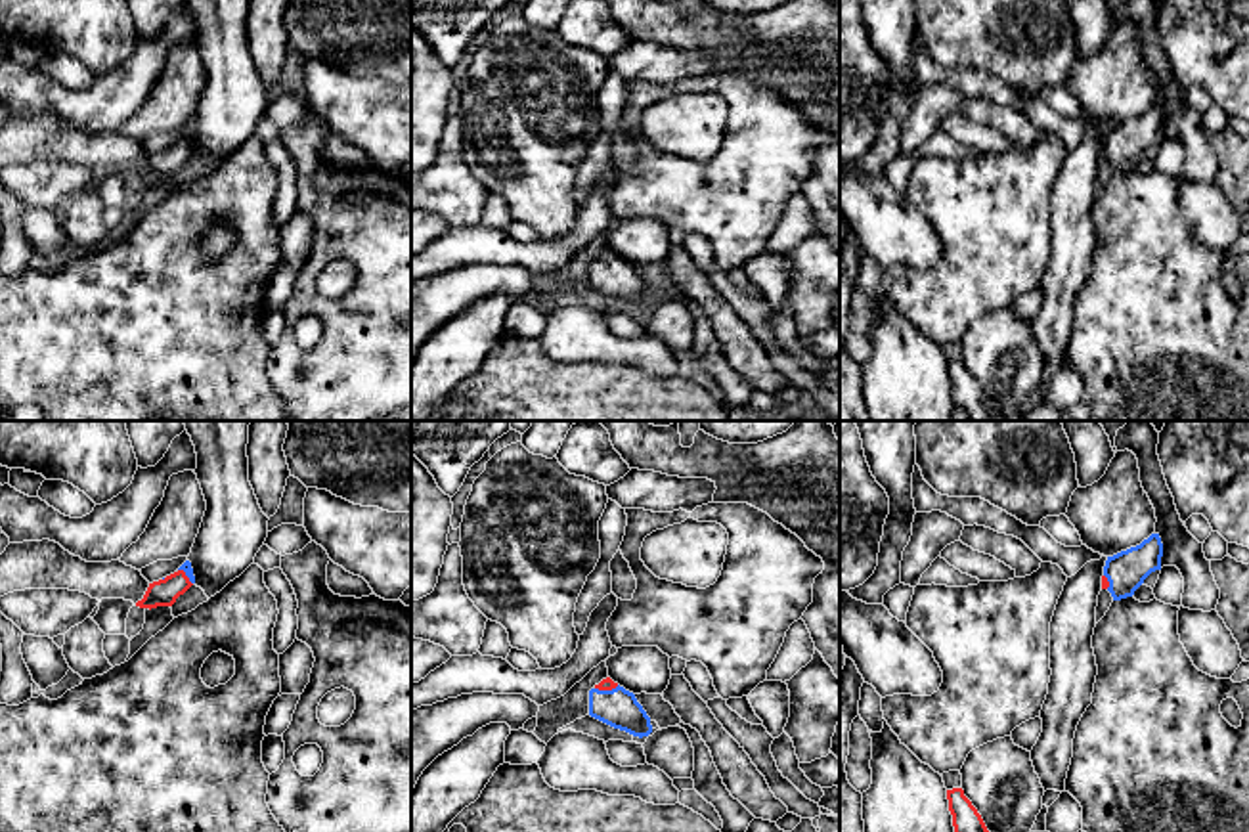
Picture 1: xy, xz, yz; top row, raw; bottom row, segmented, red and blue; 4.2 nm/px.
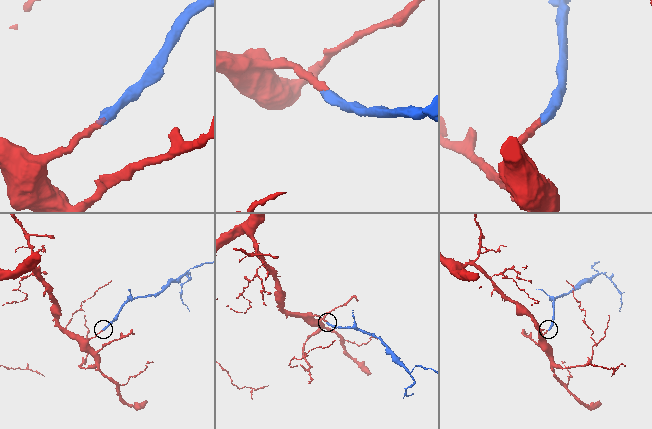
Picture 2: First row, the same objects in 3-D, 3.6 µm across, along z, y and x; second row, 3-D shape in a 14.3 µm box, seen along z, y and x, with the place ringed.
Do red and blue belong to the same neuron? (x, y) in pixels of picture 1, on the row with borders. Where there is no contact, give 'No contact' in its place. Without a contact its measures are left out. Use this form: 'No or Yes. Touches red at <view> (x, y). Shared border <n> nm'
Yes. Touches red at xz (607, 689). Shared border 110 nm

